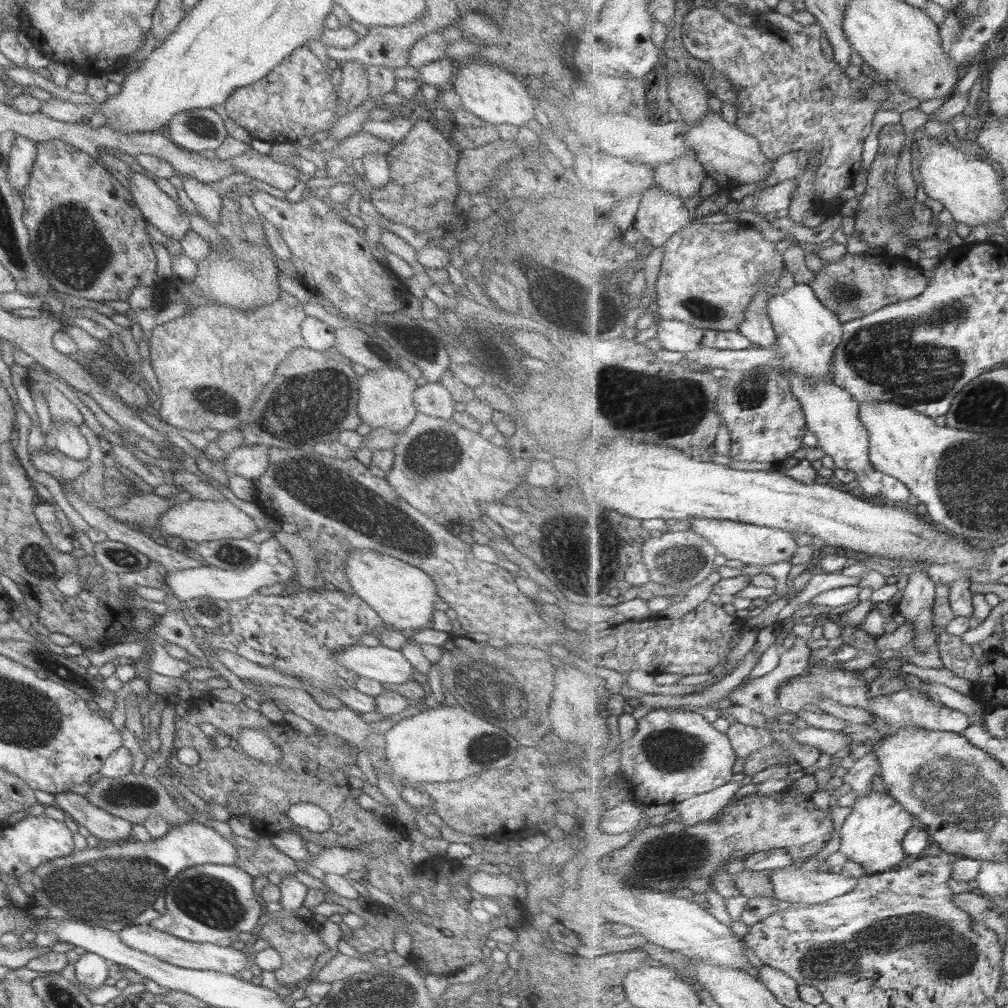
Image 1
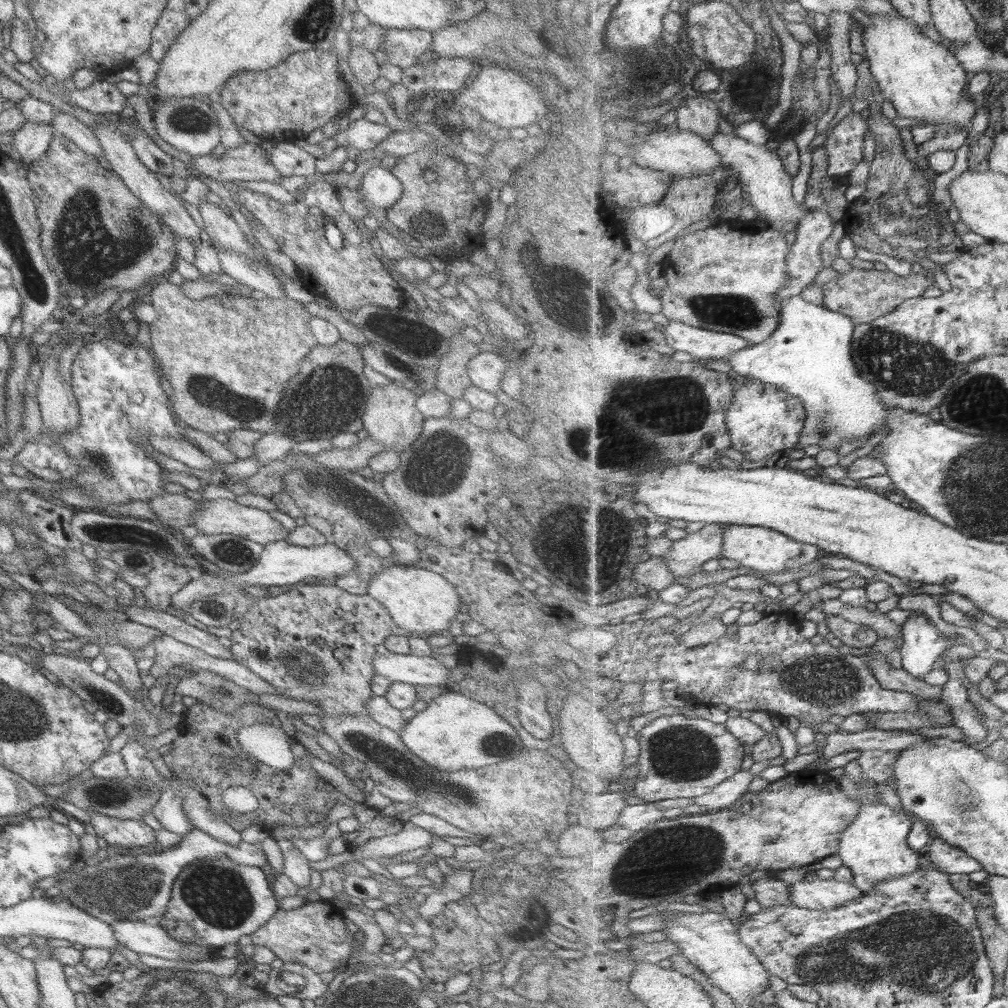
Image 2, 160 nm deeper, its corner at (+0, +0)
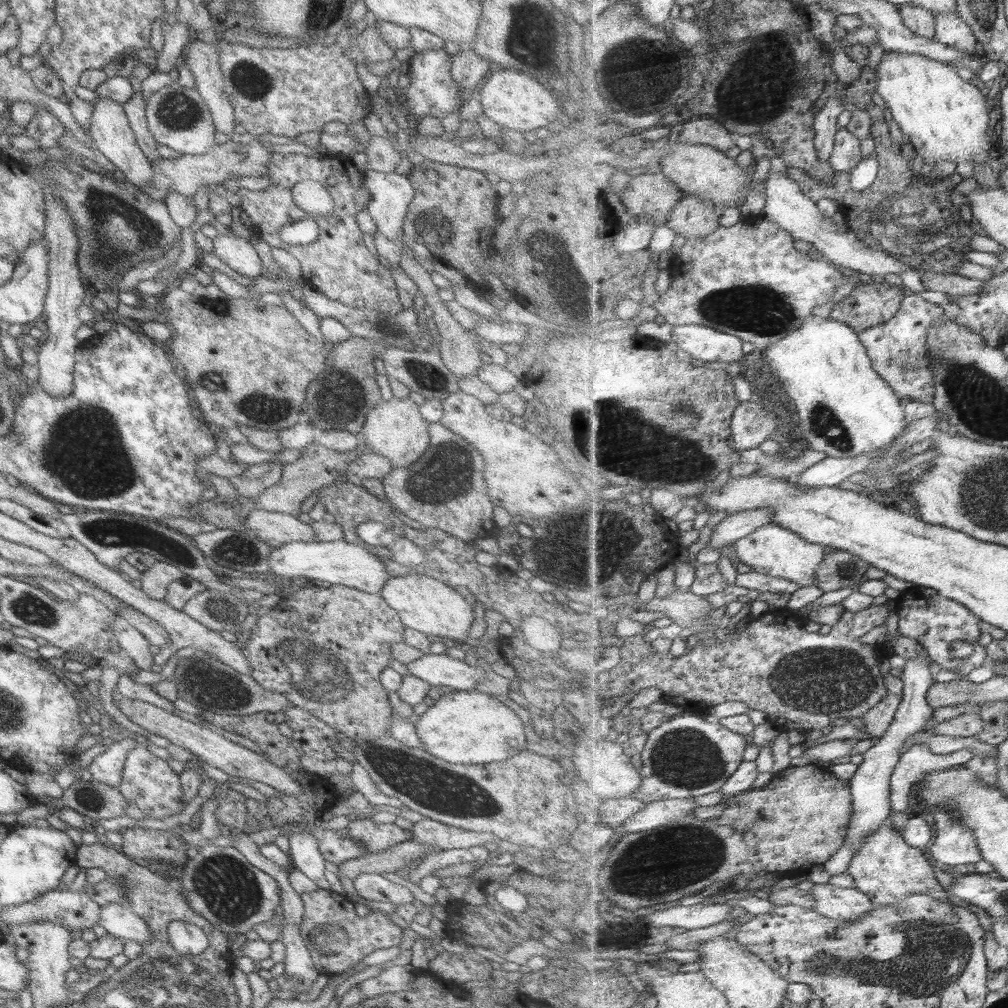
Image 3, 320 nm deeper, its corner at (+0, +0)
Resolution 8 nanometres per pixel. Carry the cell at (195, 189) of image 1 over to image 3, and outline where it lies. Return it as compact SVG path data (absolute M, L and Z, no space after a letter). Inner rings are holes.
M218 235L212 239L212 253L223 264L227 264L235 274L254 278L263 274L261 261L250 245L251 240L233 235Z

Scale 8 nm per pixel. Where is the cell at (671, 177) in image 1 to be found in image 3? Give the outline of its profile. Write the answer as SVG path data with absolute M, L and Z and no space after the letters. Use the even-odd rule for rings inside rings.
M687 194L673 209L666 224L684 236L685 240L696 236L709 236L719 227L719 211L710 200L701 200Z

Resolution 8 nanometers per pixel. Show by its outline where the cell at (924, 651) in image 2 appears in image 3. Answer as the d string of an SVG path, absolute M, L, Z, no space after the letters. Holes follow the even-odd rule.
M922 656L906 660L900 677L903 681L903 700L898 706L894 721L887 732L864 753L863 762L858 766L855 777L850 780L854 805L852 826L849 828L849 838L845 840L845 844L823 864L826 872L831 877L848 872L854 856L861 847L861 843L865 843L867 837L875 833L875 829L879 829L881 825L889 821L893 808L891 802L891 776L895 773L895 768L901 761L901 752L904 749L905 740L916 732L925 731L928 720L935 712L935 709L926 699L935 676L935 672L930 670L930 662L931 659L926 660Z

